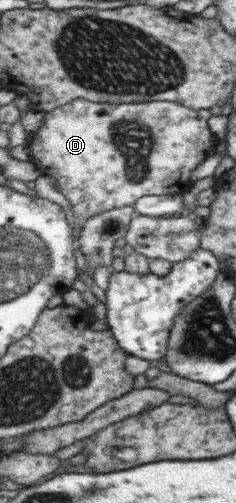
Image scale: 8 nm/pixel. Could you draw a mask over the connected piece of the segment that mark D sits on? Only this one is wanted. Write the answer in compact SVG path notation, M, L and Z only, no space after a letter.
M82 98L43 112L42 123L29 138L29 160L44 174L55 180L58 191L70 203L77 228L84 219L102 211L134 205L146 195L176 195L192 190L192 169L210 158L218 139L210 132L208 110L192 109L172 101L144 104L94 104Z

